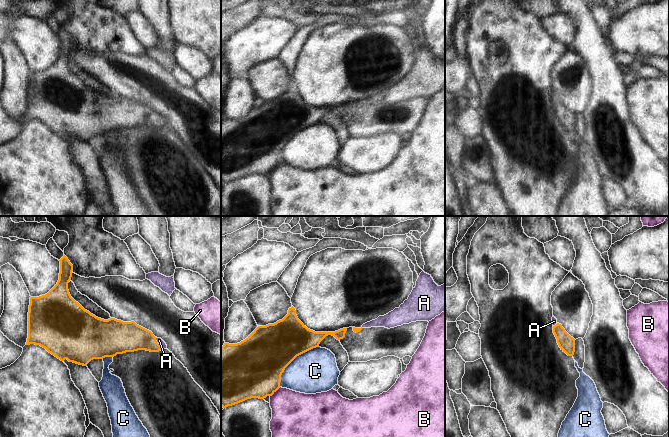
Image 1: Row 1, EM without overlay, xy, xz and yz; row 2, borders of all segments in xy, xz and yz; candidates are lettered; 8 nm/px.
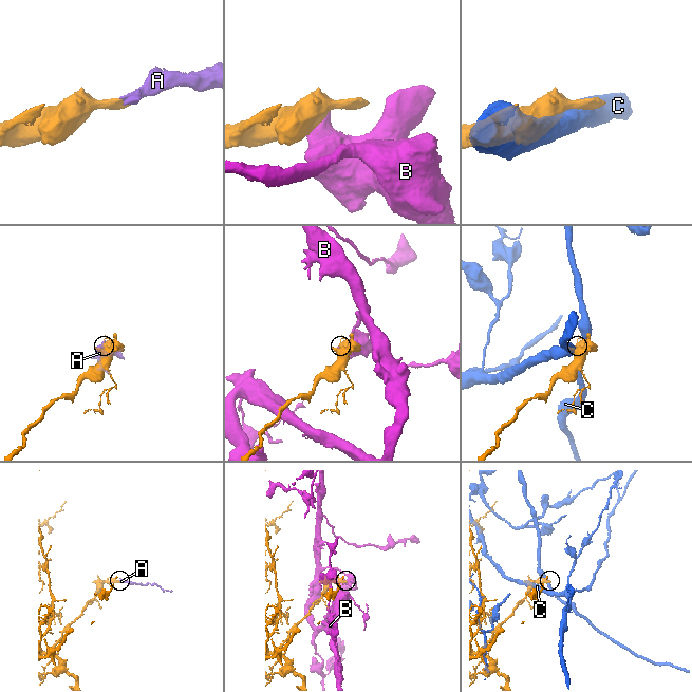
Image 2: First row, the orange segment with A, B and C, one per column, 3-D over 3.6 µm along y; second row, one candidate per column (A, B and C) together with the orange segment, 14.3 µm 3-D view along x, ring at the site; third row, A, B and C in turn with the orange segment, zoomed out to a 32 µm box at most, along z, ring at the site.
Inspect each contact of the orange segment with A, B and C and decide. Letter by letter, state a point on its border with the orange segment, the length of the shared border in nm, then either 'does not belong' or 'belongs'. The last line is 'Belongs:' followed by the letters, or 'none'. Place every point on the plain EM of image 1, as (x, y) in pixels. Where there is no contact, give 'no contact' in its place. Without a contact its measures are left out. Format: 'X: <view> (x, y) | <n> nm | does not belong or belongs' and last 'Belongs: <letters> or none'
A: xy (156, 118) | 110 nm | belongs
B: xz (275, 167) | 120 nm | does not belong
C: xz (292, 136) | 460 nm | does not belong
Belongs: A

